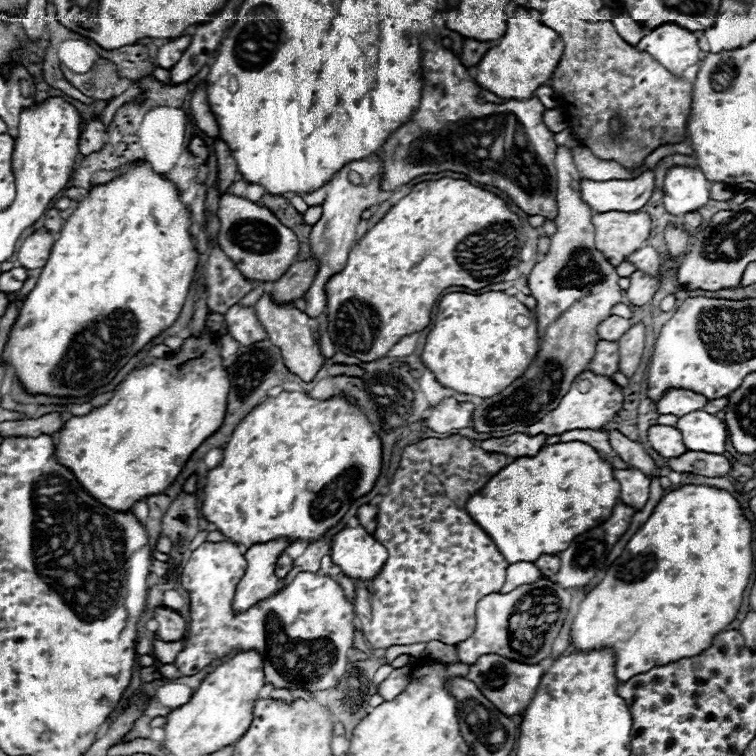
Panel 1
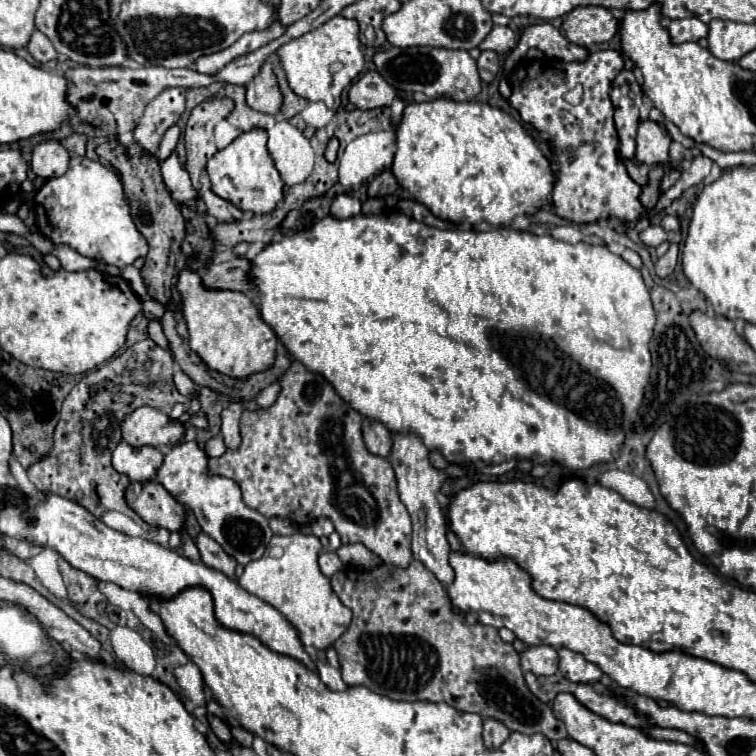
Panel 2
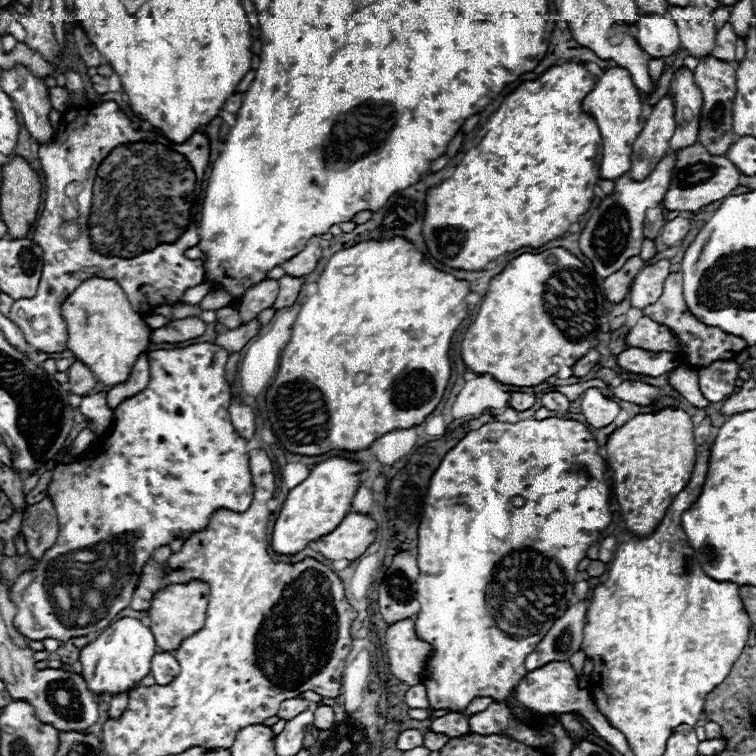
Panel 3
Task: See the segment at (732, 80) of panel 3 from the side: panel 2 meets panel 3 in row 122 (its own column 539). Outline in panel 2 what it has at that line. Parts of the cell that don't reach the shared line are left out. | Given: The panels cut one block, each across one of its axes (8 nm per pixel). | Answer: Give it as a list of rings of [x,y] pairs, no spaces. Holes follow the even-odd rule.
[[[412,560],[408,568],[382,564],[374,570],[340,570],[332,578],[332,590],[338,594],[344,606],[352,610],[352,622],[348,630],[334,642],[338,652],[342,680],[348,686],[366,686],[376,694],[388,696],[392,700],[424,700],[424,702],[446,702],[458,712],[476,712],[482,718],[494,718],[502,722],[508,730],[522,734],[544,734],[548,740],[558,742],[566,738],[566,730],[556,730],[556,716],[548,704],[538,700],[524,682],[524,672],[518,664],[518,652],[512,644],[498,636],[494,626],[468,624],[460,610],[456,610],[448,598],[446,586],[440,584],[434,574],[424,568],[422,562]],[[478,666],[486,668],[478,686]],[[494,684],[502,686],[500,696],[504,698],[504,708],[498,700],[490,698]]]

